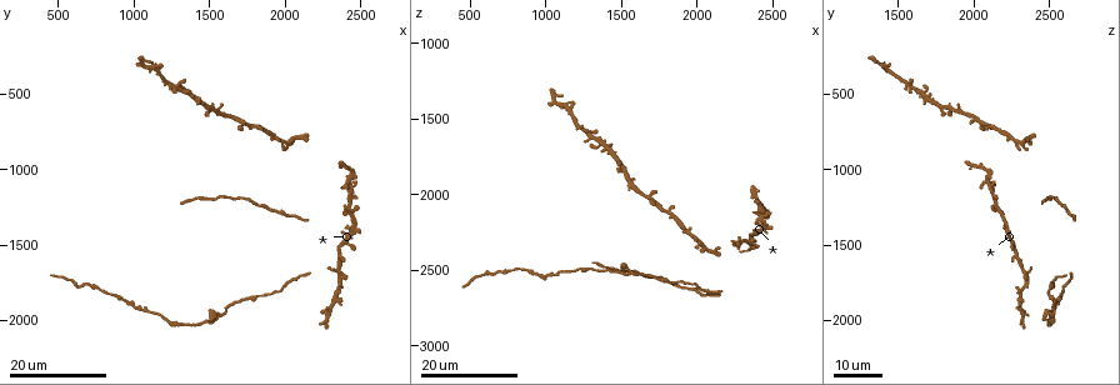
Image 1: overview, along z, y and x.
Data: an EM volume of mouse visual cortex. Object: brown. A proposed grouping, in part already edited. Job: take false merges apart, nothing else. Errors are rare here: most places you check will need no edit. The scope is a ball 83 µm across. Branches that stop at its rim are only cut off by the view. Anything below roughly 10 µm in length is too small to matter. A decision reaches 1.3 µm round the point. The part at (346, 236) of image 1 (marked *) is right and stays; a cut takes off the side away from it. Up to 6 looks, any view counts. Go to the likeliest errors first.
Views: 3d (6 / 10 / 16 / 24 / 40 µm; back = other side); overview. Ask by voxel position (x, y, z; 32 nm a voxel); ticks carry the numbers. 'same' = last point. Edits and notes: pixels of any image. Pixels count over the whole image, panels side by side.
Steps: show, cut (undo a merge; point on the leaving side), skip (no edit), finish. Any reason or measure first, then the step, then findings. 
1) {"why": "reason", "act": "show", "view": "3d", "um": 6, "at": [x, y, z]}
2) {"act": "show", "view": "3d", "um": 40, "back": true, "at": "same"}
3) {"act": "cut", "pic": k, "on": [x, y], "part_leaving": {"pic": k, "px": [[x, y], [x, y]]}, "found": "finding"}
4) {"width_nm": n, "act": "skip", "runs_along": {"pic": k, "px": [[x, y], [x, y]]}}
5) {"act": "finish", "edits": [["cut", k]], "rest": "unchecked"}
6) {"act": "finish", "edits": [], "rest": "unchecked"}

{"why": "a fork", "act": "show", "view": "3d", "um": 16, "at": [2020, 820, 2320]}

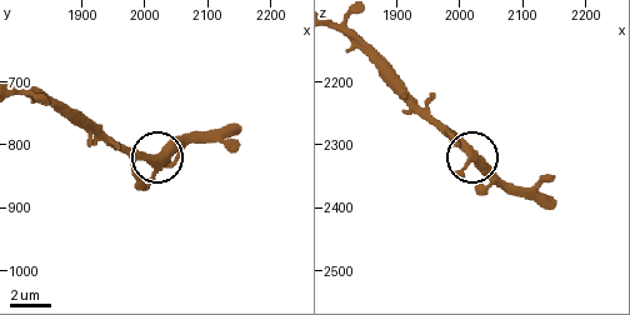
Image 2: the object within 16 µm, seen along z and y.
{"act": "show", "view": "3d", "um": 10, "at": [2015, 840, 2320]}

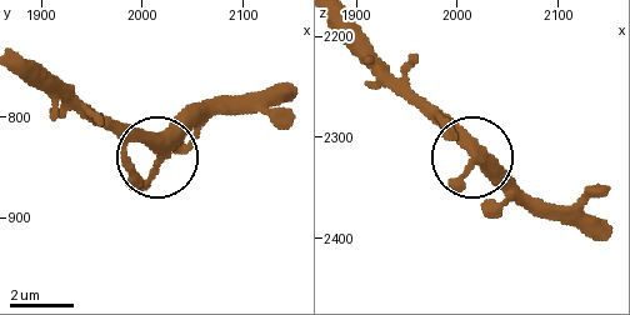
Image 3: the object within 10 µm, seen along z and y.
{"act": "skip", "found": "all the same cell"}

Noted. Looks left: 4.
{"why": "three-way junction", "act": "show", "view": "3d", "um": 24, "at": [980, 1900, 2520]}

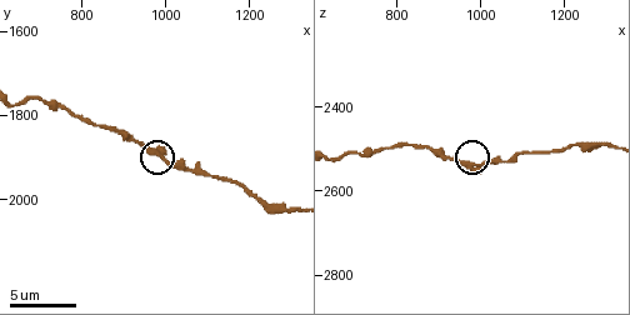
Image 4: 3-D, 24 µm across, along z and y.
{"act": "show", "view": "3d", "um": 10, "at": [990, 1900, 2540]}

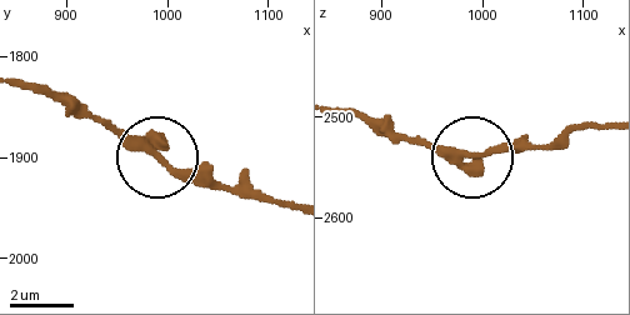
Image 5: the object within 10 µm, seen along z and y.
{"arms": 3, "act": "skip", "runs_along": {"pic": 5, "px": [[605, 129], [476, 153], [444, 153], [398, 136]]}, "found": "one cell here"}

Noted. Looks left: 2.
{"act": "show", "view": "3d", "um": 24, "at": [1780, 1220, 2560]}

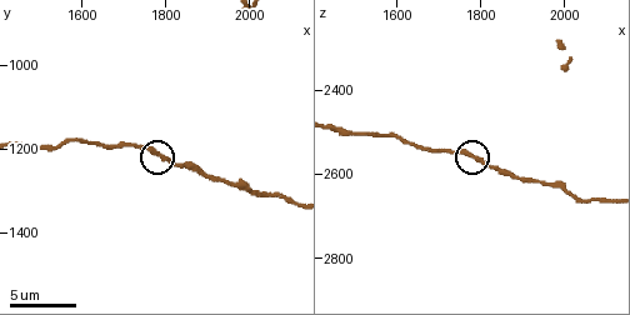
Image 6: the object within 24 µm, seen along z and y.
{"act": "show", "view": "3d", "um": 10, "at": [1780, 1210, 2550]}

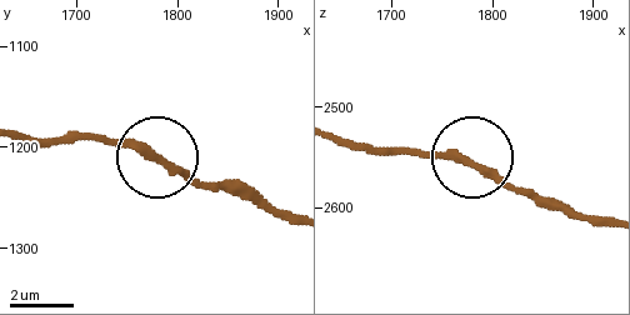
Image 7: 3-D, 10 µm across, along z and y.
{"width_nm": 260, "act": "skip", "found": "continuous, no second cell"}

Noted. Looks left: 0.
{"act": "finish", "edits": [], "rest": "unchecked"}

